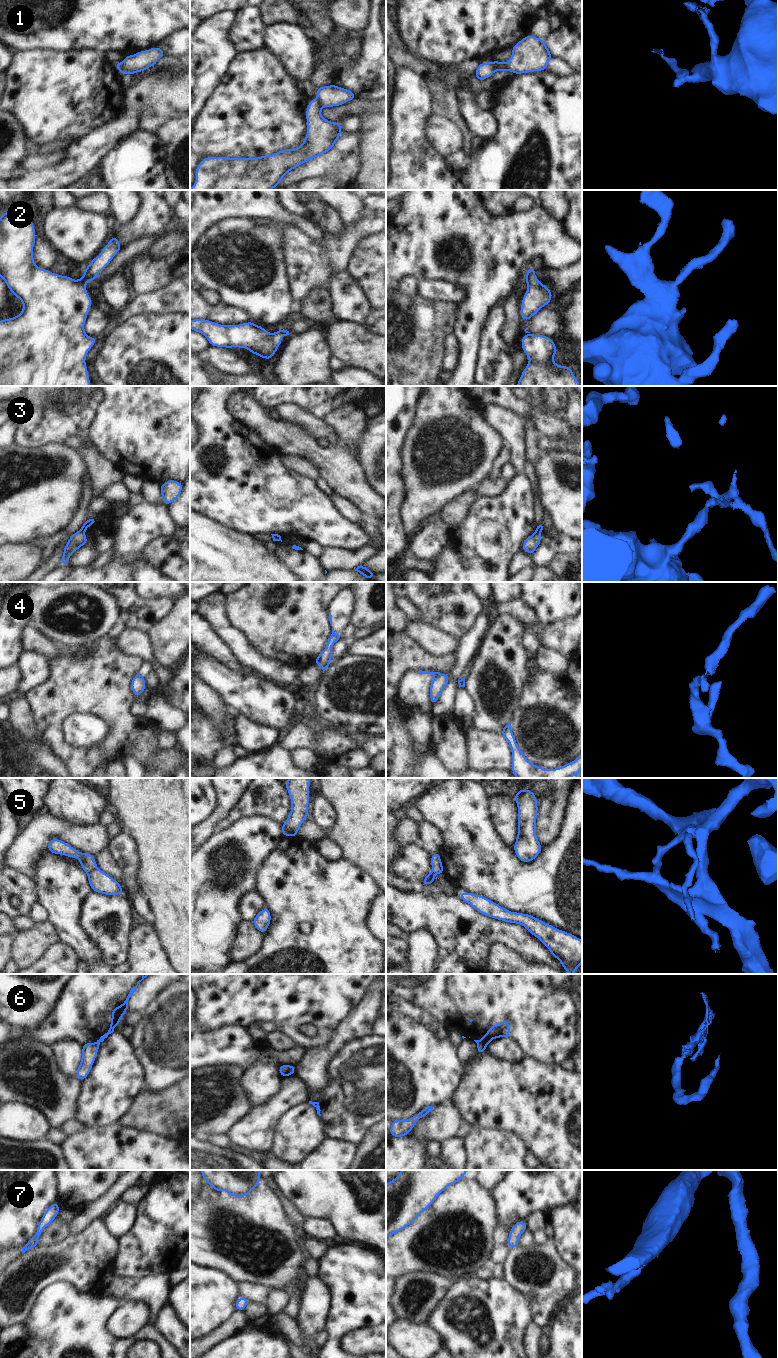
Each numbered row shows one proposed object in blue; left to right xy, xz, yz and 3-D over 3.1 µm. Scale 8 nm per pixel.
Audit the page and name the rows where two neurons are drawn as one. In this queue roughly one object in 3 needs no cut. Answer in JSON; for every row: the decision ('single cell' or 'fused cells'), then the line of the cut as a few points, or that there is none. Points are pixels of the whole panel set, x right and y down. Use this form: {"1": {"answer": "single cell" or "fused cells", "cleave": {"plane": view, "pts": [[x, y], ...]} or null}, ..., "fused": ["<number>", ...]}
{"1": {"answer": "fused cells", "cleave": {"plane": "xy", "pts": [[124, 62], [123, 69], [120, 72]]}}, "2": {"answer": "single cell", "cleave": null}, "3": {"answer": "fused cells", "cleave": {"plane": "xy", "pts": [[81, 529], [84, 532]]}}, "4": {"answer": "fused cells", "cleave": {"plane": "yz", "pts": [[441, 674], [433, 679]]}}, "5": {"answer": "fused cells", "cleave": {"plane": "xz", "pts": [[283, 824], [288, 830], [288, 835]]}}, "6": {"answer": "fused cells", "cleave": {"plane": "yz", "pts": [[478, 1043], [486, 1045]]}}, "7": {"answer": "single cell", "cleave": null}, "fused": ["1", "3", "4", "5", "6"]}

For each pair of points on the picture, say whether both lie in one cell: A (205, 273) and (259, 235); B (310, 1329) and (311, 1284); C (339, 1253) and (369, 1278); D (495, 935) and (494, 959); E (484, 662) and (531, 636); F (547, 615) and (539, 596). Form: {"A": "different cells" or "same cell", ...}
{"A": "same cell", "B": "same cell", "C": "same cell", "D": "different cells", "E": "different cells", "F": "same cell"}

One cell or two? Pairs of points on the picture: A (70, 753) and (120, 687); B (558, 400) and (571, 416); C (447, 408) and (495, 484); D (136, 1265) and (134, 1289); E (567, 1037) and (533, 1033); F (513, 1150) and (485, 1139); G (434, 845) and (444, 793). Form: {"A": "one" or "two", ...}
{"A": "one", "B": "one", "C": "two", "D": "two", "E": "one", "F": "one", "G": "two"}

